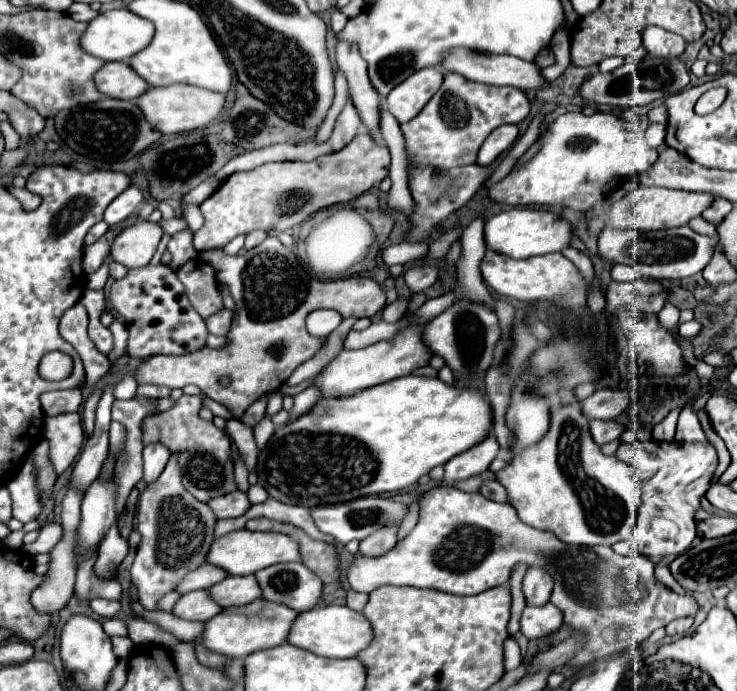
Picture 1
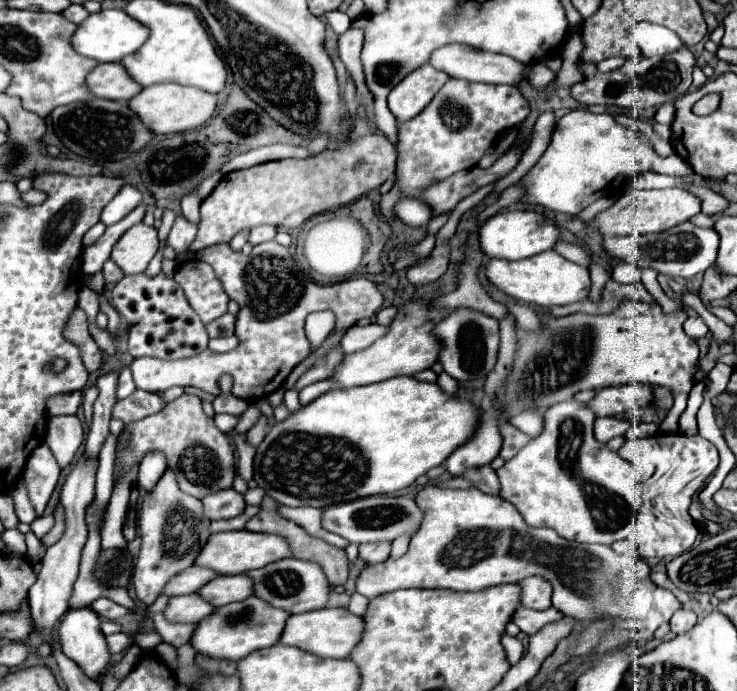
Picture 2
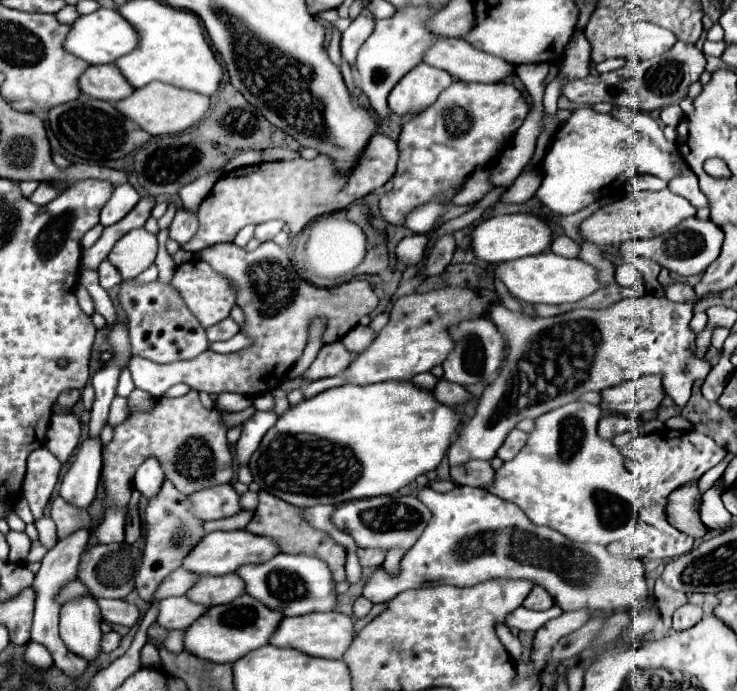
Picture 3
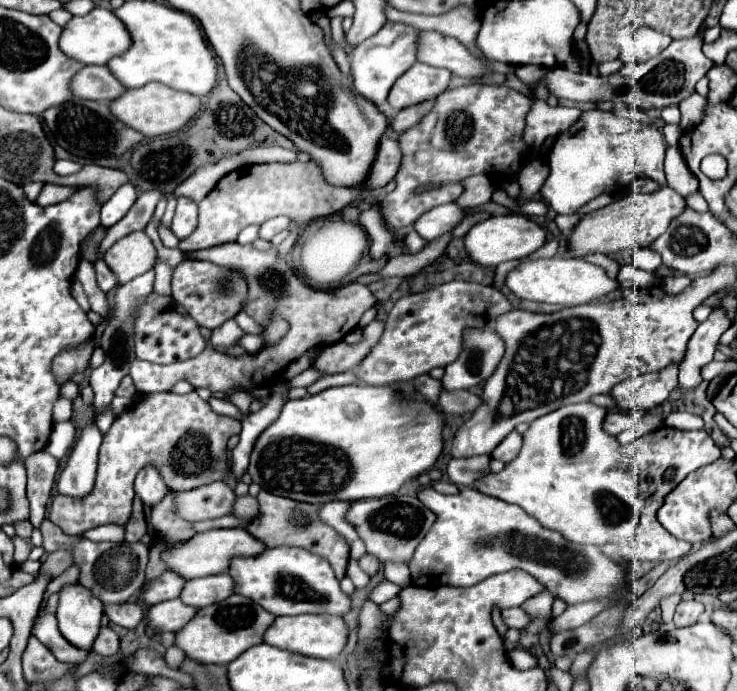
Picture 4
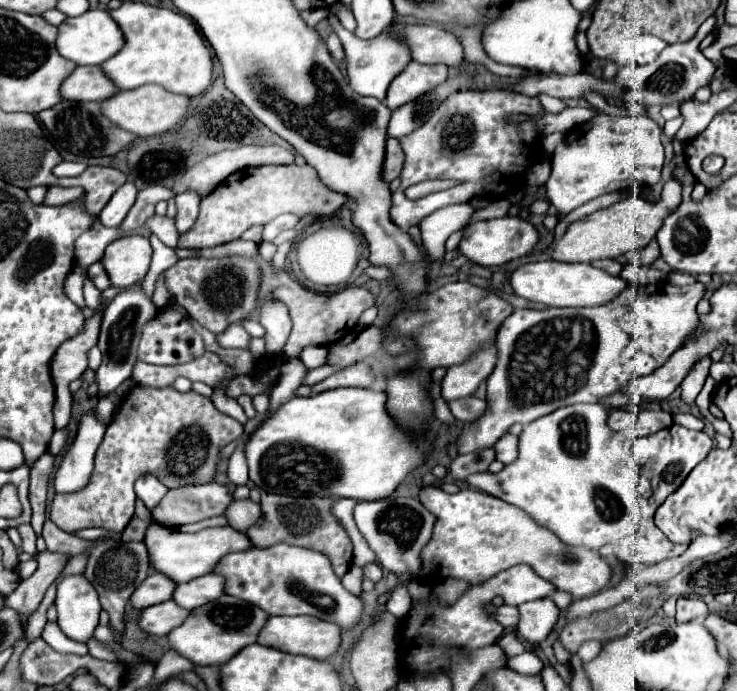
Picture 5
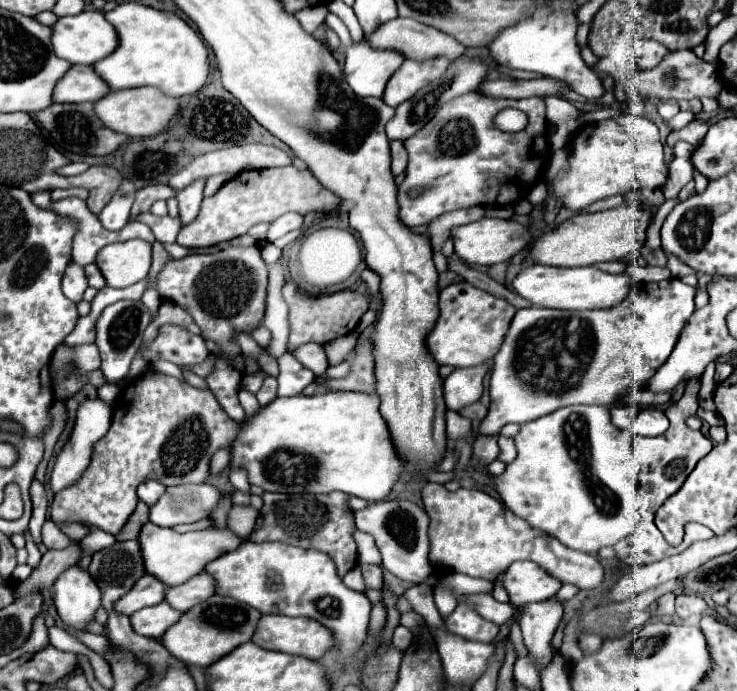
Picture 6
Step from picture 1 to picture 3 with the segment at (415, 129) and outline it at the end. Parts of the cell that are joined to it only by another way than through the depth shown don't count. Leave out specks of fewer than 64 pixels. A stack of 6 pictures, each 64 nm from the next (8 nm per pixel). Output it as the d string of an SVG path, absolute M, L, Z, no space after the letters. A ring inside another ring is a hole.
M452 82L438 100L428 106L424 112L416 114L410 122L402 124L402 132L398 138L398 170L392 176L392 190L380 198L380 214L386 222L394 226L404 224L404 216L430 200L438 200L442 192L452 190L464 176L468 176L474 168L488 166L494 158L500 156L504 144L514 138L516 130L522 126L526 114L530 112L528 102L512 84L468 84L468 82Z

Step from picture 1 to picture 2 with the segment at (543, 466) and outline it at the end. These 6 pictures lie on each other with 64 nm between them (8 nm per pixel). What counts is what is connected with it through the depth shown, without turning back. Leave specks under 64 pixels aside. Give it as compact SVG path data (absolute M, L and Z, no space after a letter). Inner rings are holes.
M574 400L554 404L544 412L544 430L532 438L512 460L496 470L496 474L502 484L500 496L522 512L528 526L554 528L562 538L580 544L612 544L628 538L634 530L636 508L642 506L642 486L634 466L594 438L594 420L596 416L586 404Z

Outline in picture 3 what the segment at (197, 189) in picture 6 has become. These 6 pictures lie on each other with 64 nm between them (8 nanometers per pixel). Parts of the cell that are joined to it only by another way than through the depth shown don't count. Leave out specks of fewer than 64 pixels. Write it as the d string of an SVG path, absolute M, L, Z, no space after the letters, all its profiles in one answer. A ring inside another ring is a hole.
M180 208L170 224L170 238L180 246L184 246L196 234L196 230L198 230L198 218L192 212Z

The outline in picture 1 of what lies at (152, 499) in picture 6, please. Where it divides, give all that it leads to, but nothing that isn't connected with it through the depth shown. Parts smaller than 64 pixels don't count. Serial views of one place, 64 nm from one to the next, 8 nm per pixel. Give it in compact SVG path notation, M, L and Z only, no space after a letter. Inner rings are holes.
M164 444L144 446L144 482L146 484L150 484L160 476L168 458L170 458L170 452L168 448L164 448Z

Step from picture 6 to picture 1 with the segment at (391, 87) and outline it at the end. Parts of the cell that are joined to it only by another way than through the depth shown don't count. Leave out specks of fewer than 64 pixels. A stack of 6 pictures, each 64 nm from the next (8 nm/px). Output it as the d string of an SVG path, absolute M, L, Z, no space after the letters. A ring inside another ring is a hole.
M422 68L414 76L408 76L404 84L398 84L388 96L386 96L386 108L392 112L392 116L404 124L412 120L436 94L436 90L442 84L444 74L438 68Z

